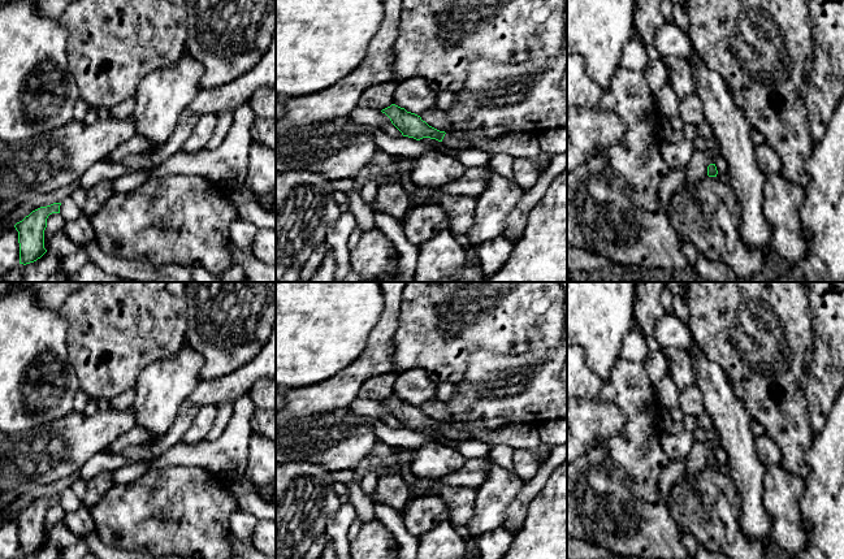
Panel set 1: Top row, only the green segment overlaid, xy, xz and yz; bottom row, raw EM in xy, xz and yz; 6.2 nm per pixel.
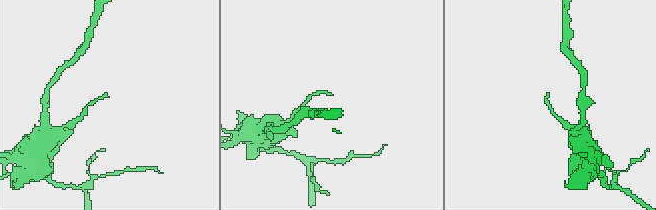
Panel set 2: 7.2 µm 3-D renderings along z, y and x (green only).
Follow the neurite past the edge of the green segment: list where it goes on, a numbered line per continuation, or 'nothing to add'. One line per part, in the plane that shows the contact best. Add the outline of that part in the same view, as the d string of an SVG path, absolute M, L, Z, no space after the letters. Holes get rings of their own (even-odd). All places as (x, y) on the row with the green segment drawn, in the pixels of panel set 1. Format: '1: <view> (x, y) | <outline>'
1: xz (516, 144) | M446 133L442 143L451 148L475 147L490 155L506 153L515 159L538 160L542 157L540 139L531 133L510 133L493 139L472 136L466 133Z

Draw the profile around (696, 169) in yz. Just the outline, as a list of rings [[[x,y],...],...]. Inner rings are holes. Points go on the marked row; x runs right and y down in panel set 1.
[[[694,148],[692,157],[685,166],[685,183],[688,186],[693,186],[704,177],[706,177],[707,166],[710,164],[715,164],[718,156],[719,156],[718,151],[713,150],[700,151]]]

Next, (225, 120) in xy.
[[[221,112],[217,114],[217,125],[215,127],[213,135],[208,140],[205,150],[216,150],[225,140],[234,121],[233,112]]]

